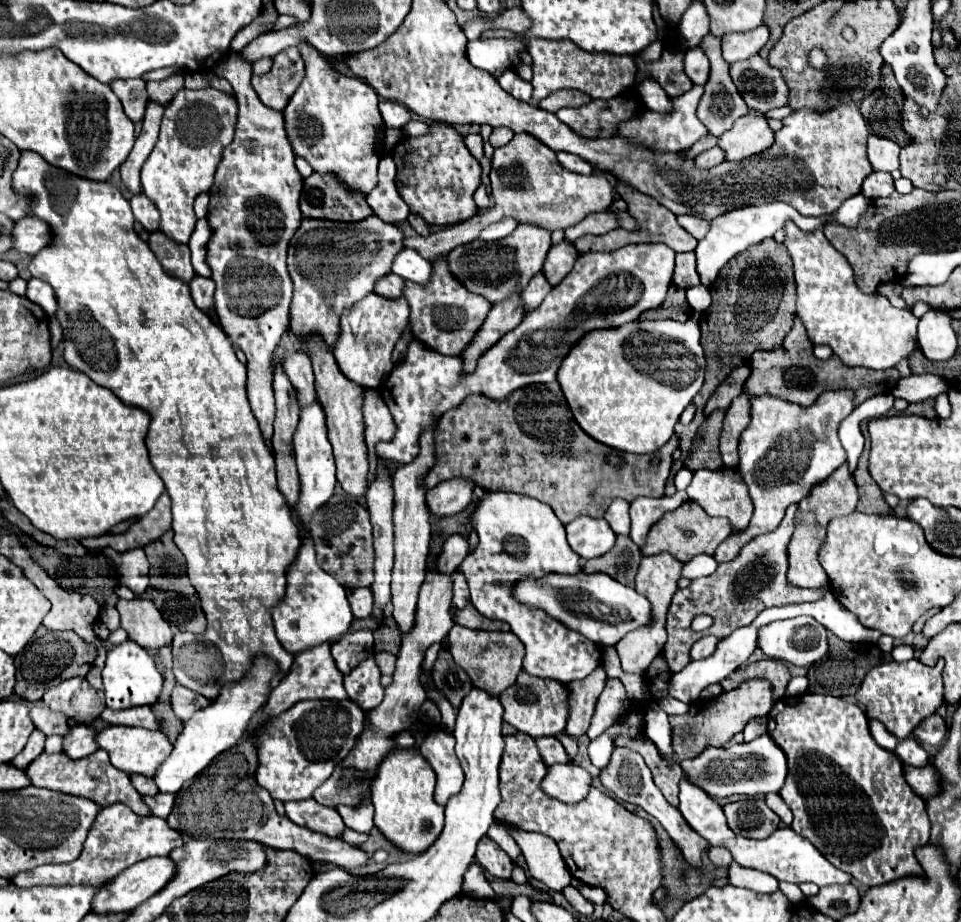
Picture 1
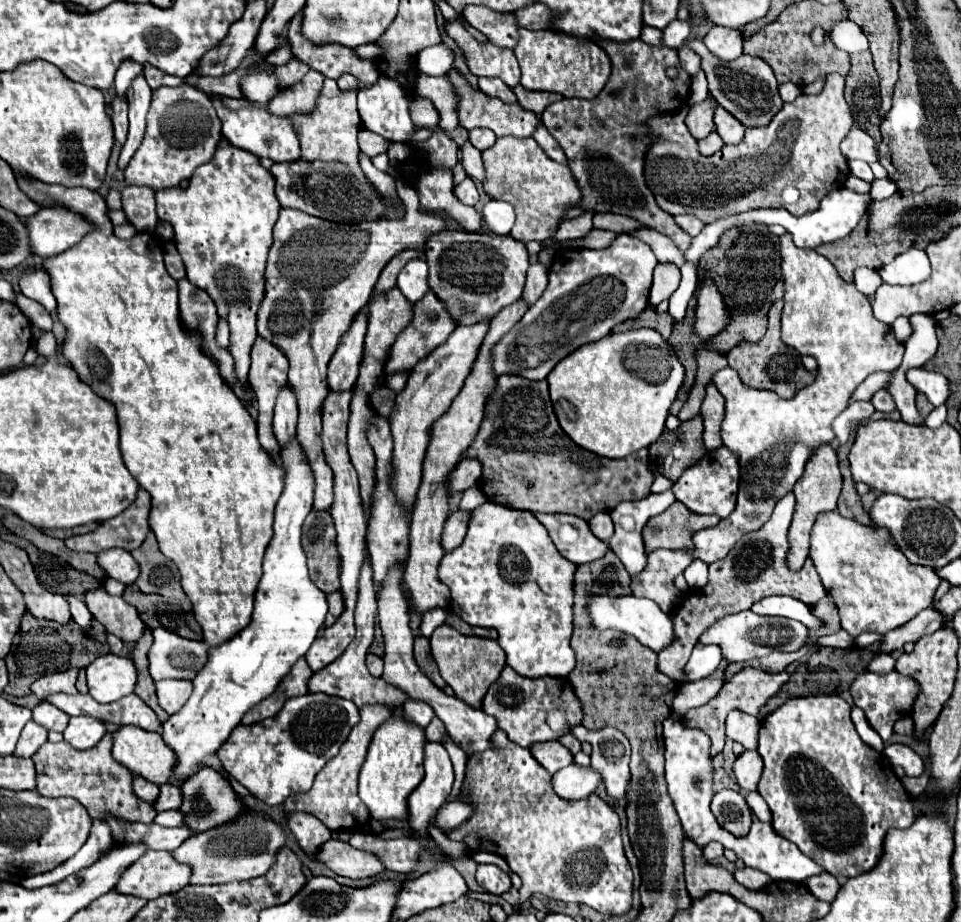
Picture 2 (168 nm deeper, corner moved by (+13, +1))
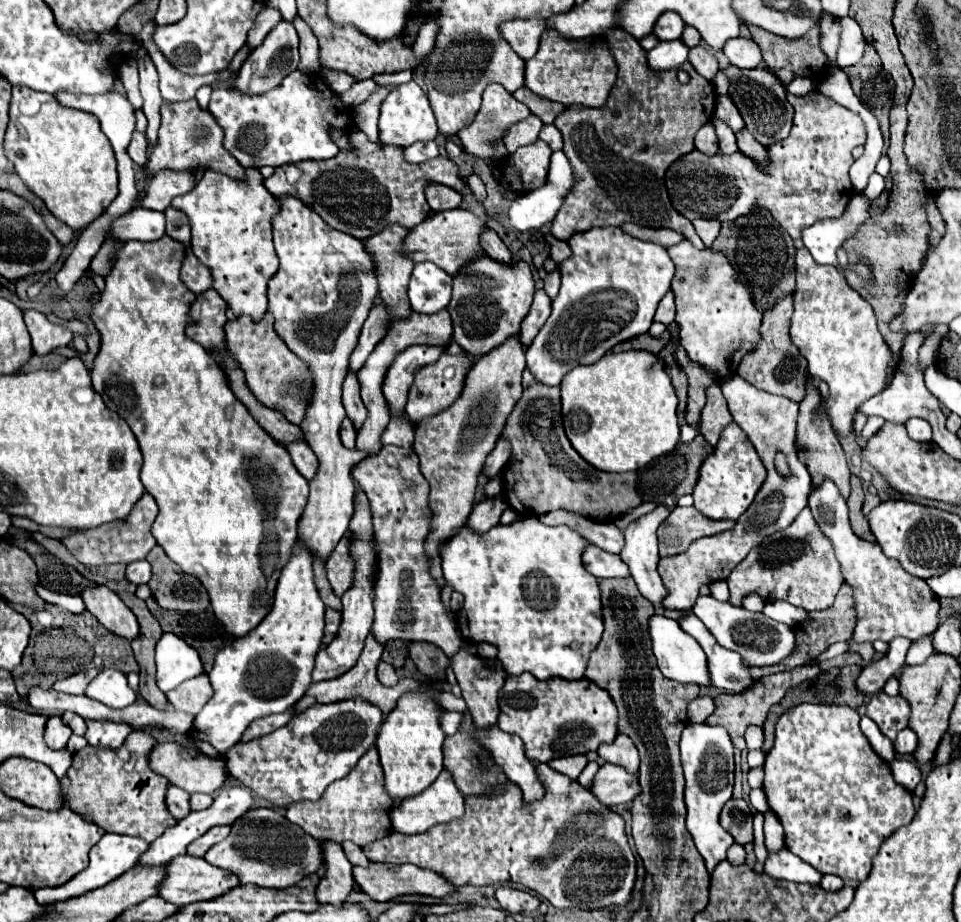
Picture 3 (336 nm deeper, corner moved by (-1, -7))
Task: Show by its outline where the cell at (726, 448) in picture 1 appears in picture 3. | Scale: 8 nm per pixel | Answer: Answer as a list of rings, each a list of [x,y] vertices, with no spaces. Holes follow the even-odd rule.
[[[718,383],[710,385],[706,389],[706,405],[700,411],[700,435],[714,447],[718,443],[718,437],[722,433],[722,429],[732,423],[732,415],[726,407],[722,389]]]

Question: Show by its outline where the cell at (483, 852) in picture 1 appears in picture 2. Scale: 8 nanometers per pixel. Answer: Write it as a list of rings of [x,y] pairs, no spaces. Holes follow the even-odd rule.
[[[478,863],[476,881],[484,891],[492,895],[502,895],[512,887],[510,877],[498,865],[492,865],[492,863]]]

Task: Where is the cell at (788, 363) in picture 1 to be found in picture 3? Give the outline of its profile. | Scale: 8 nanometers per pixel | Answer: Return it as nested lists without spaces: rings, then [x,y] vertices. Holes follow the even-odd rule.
[[[788,295],[788,297],[782,297],[780,301],[776,301],[776,305],[772,305],[772,309],[768,309],[764,313],[762,341],[756,351],[748,353],[742,359],[742,363],[738,367],[738,375],[762,391],[782,395],[792,401],[802,401],[804,393],[806,393],[808,369],[806,369],[806,359],[800,355],[800,351],[794,347],[794,343],[790,339],[792,311],[794,311],[792,295]]]

